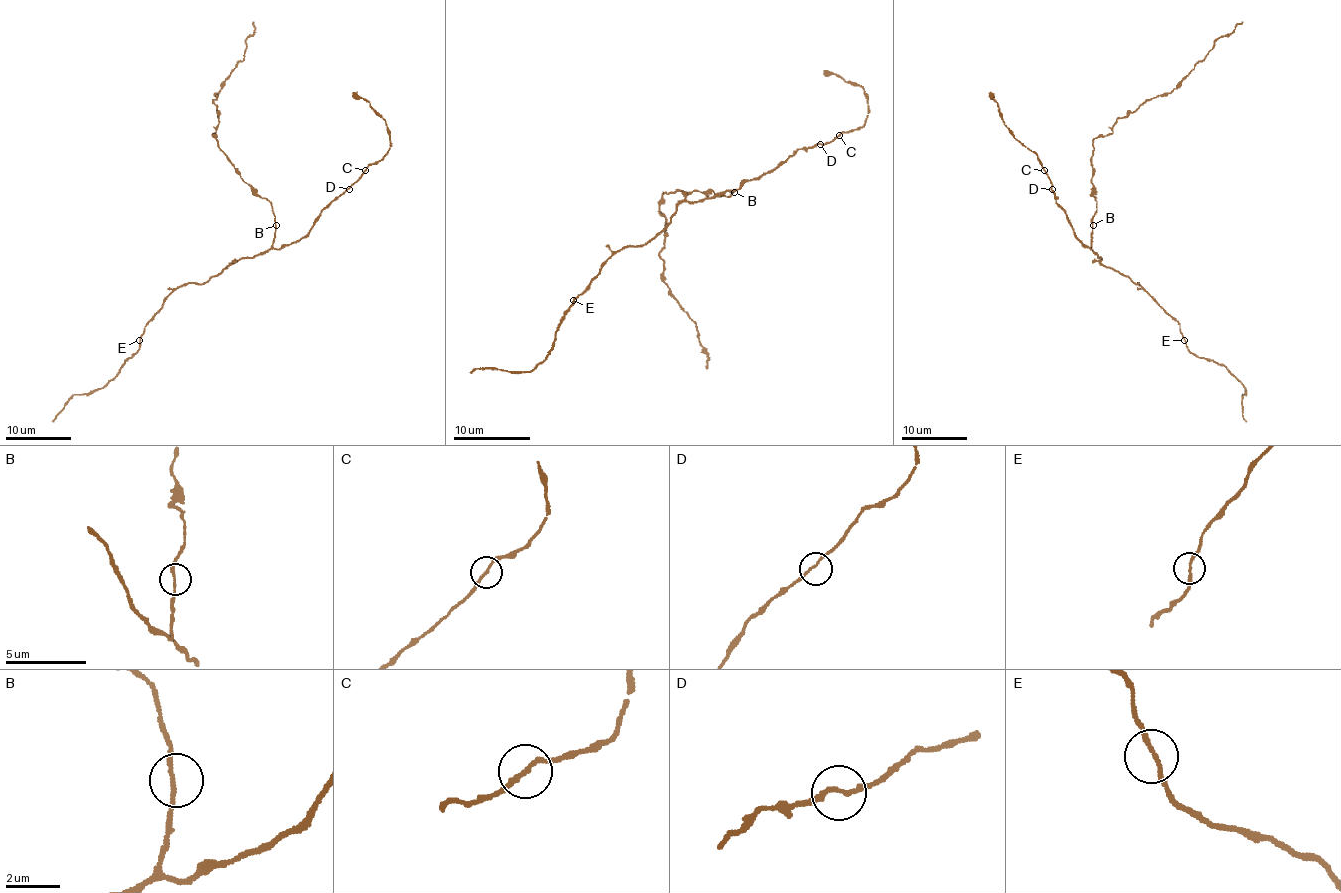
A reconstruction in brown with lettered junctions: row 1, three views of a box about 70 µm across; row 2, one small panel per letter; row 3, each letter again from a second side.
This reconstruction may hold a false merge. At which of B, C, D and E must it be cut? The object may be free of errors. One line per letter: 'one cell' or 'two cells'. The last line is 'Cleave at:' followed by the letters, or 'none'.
B: one cell
C: one cell
D: one cell
E: one cell
Cleave at: none

